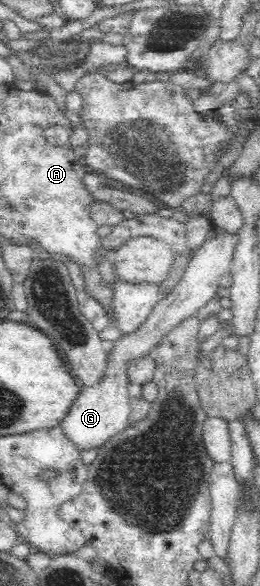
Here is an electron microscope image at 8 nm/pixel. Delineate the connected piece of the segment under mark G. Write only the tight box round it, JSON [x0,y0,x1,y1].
[61,233,240,451]

